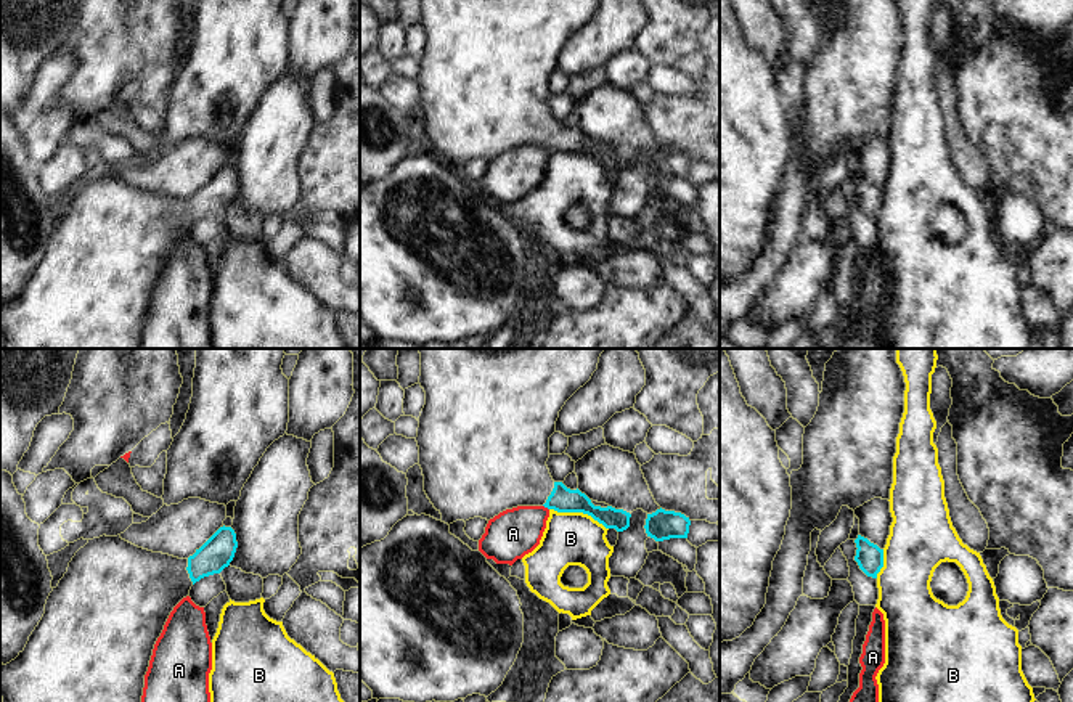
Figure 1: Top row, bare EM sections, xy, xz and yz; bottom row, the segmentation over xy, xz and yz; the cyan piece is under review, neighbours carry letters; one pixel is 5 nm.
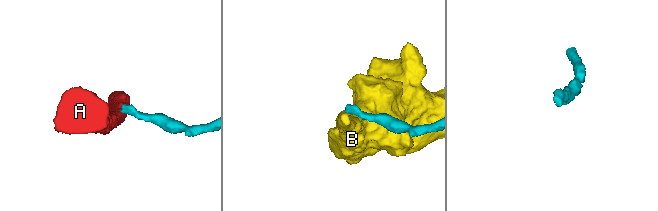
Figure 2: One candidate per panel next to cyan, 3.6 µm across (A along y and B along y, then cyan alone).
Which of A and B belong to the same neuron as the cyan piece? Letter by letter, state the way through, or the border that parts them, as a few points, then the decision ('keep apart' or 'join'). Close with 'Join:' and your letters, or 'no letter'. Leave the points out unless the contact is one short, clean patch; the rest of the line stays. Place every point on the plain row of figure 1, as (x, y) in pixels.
A: border xz (543, 145), (548, 150); keep apart
B: border xz (550, 148), (587, 153), (607, 169); keep apart
Join: no letter

